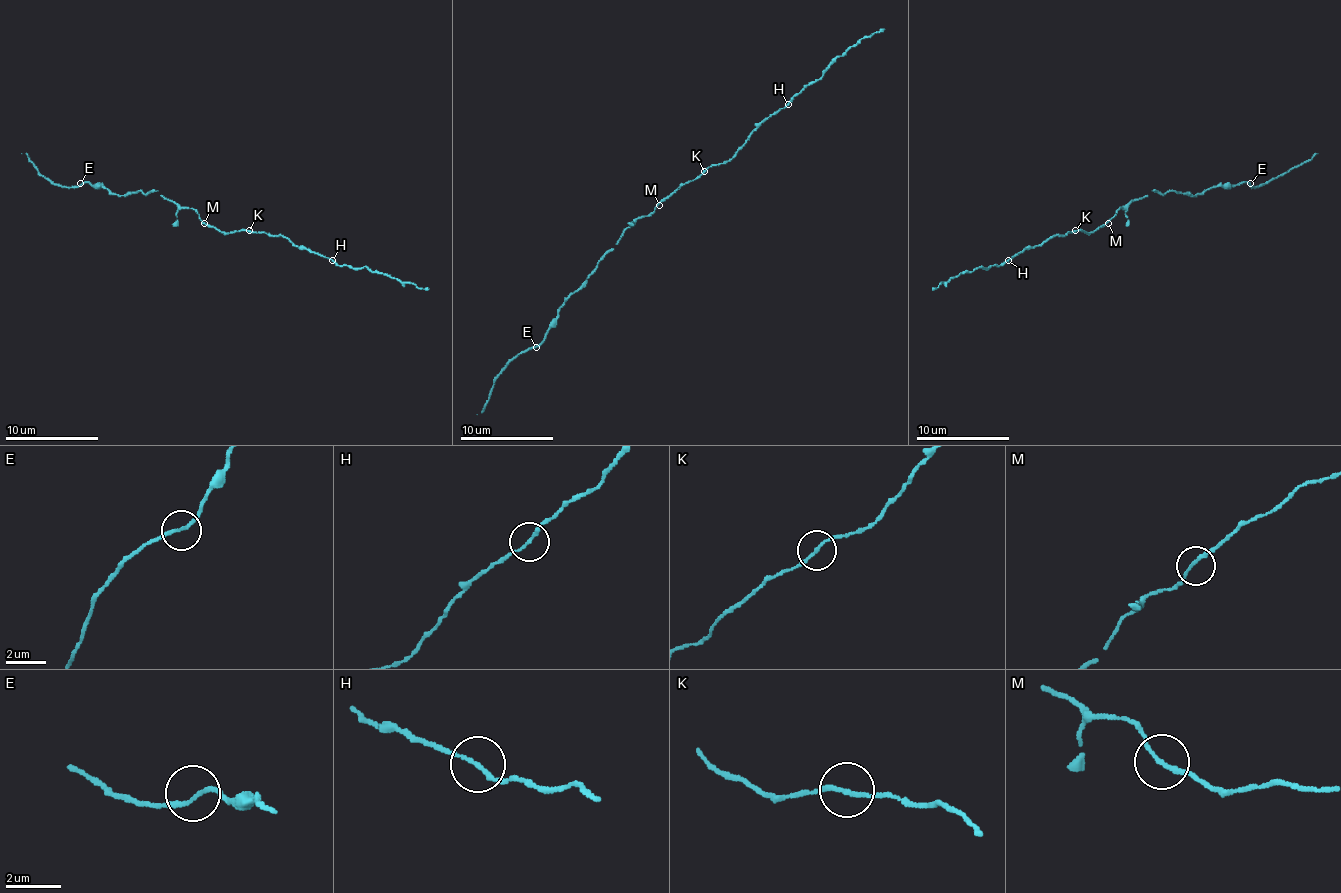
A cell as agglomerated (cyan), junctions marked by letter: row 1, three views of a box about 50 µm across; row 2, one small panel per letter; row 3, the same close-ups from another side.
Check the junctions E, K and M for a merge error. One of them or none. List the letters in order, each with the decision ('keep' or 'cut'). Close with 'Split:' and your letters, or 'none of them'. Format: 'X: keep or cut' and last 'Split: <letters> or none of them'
E: keep
K: keep
M: keep
Split: none of them

